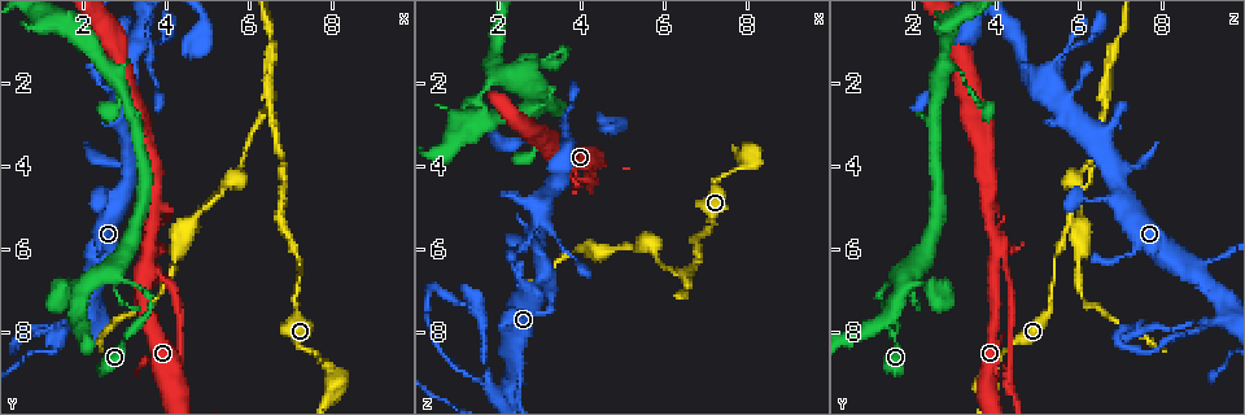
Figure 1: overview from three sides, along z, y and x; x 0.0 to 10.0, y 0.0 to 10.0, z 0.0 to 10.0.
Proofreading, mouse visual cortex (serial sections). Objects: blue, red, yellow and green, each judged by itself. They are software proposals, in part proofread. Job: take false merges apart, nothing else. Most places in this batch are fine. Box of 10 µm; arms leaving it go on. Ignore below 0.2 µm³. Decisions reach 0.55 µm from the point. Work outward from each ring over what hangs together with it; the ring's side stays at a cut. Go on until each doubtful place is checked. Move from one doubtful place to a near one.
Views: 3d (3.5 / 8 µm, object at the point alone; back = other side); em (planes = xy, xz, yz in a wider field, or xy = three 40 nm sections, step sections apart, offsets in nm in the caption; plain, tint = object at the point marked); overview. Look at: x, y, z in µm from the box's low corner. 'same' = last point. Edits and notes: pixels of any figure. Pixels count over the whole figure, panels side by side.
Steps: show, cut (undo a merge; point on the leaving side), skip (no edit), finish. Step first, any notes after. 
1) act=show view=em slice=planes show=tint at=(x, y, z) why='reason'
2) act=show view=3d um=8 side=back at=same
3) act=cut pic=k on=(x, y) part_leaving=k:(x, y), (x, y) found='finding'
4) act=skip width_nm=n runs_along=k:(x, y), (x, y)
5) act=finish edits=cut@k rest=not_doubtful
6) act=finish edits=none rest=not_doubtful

act=show view=3d um=8 at=(3.60, 7.30, 1.25) why='calibre changes'

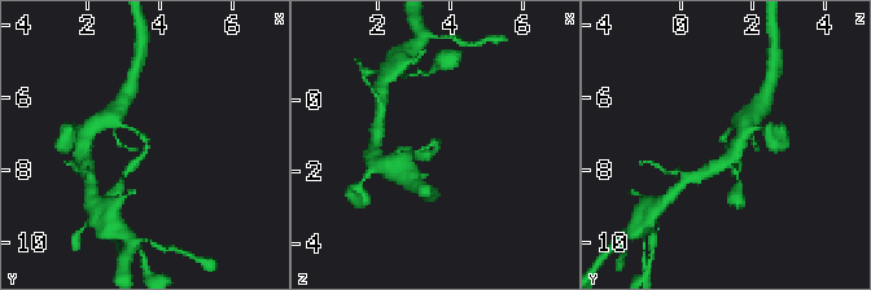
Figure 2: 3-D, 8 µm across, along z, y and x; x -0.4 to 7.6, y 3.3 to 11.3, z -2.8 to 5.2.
act=show view=em slice=xy step=1 show=tint at=same why='now the EM'

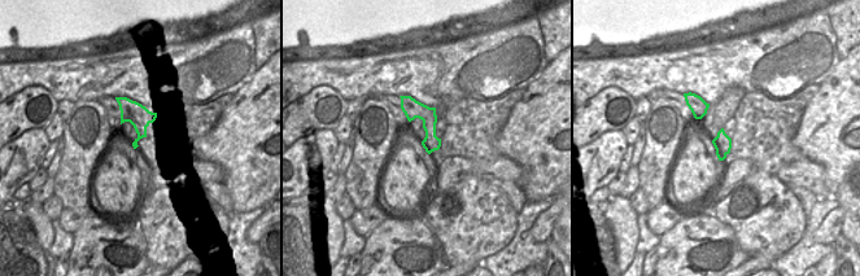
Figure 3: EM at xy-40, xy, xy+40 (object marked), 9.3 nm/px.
act=skip runs_along=2:(126, 171), (148, 145), (144, 136), (119, 123) found='all the same cell'

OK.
act=show view=3d um=3.5 at=(3.50, 6.10, 4.05) why='arms part here'

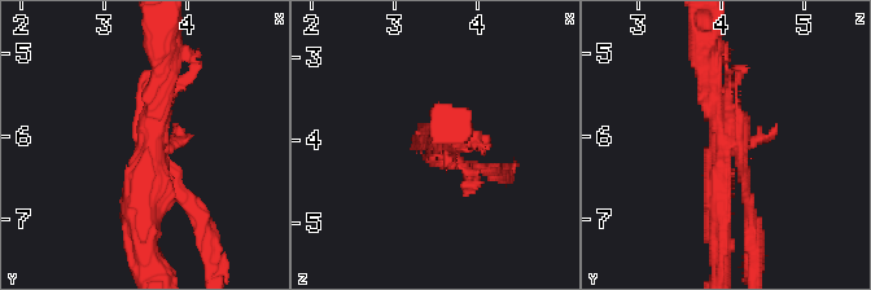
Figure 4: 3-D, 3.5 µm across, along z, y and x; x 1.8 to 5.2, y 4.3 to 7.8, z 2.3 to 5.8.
act=show view=em slice=xy step=5 show=tint at=(3.55, 6.15, 4.05)

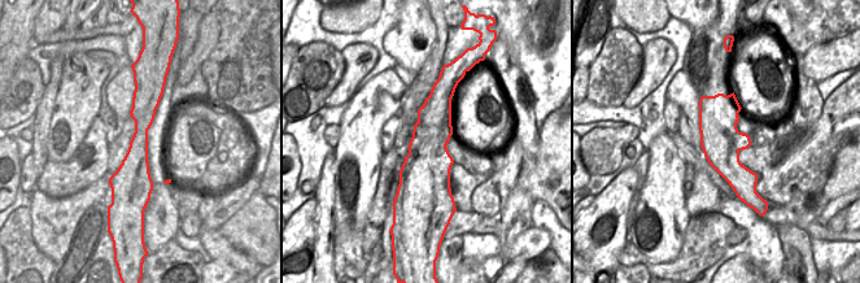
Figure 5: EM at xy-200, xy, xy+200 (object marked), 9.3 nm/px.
act=cut pic=4 on=(191, 202) part_leaving=4:(739, 150), (747, 174), (756, 262) found='two cells meet here'

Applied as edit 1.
act=show view=3d um=8 at=(6.55, 2.85, 6.50) why='three-way junction'

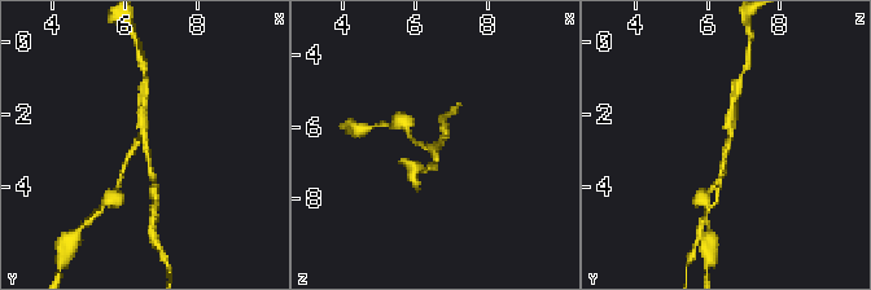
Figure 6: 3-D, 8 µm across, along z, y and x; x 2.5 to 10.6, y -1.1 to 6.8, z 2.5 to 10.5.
act=show view=em slice=xy step=5 show=tint at=same arms=3 arm_widths_nm=150,150,200 why='now the EM'

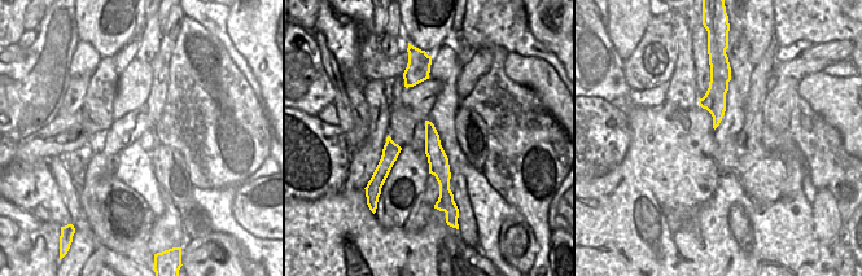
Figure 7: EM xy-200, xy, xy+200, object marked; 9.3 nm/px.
act=skip width_nm=180 runs_along=7:(428, 125), (442, 174), (442, 189) found='all the same cell'

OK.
act=show view=3d um=3.5 at=(1.80, 7.75, 9.20) why='calibre changes'

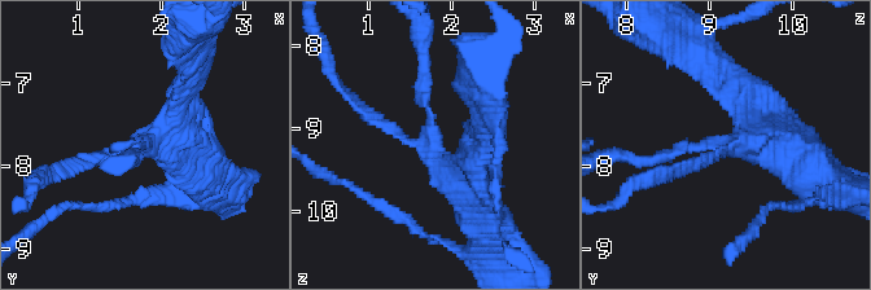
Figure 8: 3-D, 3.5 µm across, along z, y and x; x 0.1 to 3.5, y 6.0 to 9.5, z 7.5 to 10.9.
act=show view=em slice=xy step=2 show=tint at=(1.80, 7.75, 9.25) why='now the EM'

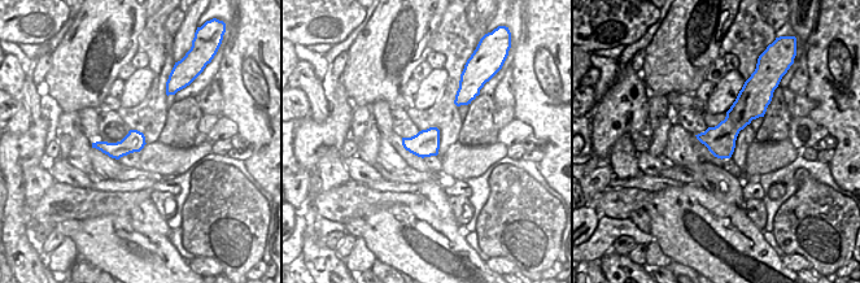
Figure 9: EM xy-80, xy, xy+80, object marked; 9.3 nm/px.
act=skip runs_along=8:(736, 93), (753, 141), (651, 161) found='all the same cell'

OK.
act=finish edits=cut@4 rest=not_doubtful

